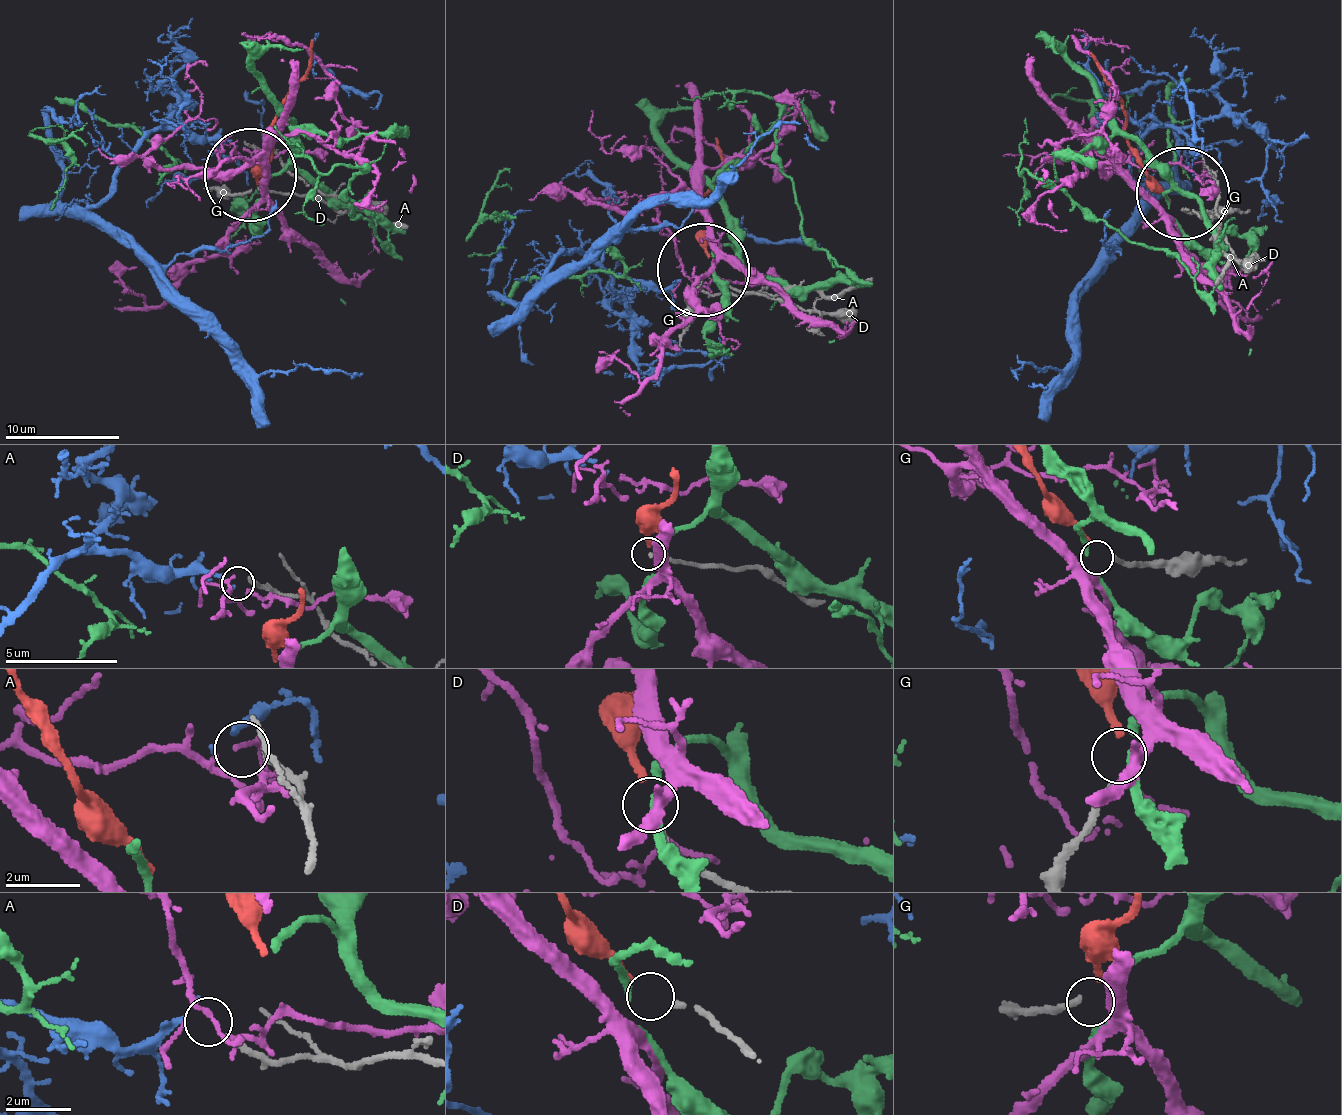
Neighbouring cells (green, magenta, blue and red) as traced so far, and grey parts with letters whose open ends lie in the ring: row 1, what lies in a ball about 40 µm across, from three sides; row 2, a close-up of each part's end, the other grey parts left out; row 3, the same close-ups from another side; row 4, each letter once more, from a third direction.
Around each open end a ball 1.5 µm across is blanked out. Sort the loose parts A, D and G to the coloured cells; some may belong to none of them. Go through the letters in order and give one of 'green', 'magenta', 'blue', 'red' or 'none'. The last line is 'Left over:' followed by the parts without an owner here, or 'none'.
A: blue
D: red
G: none
Left over: G

